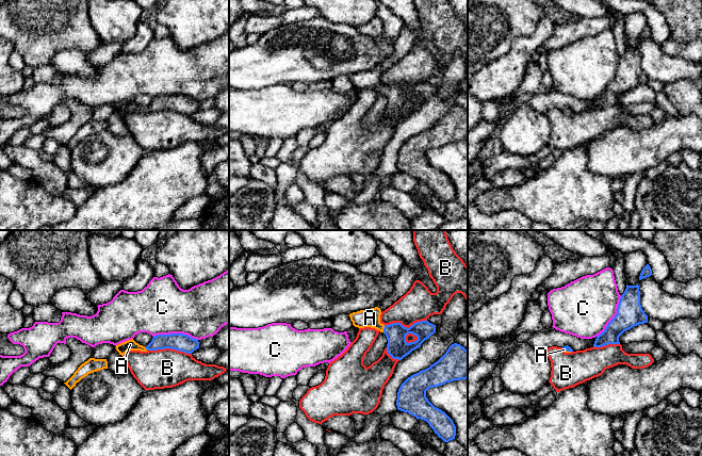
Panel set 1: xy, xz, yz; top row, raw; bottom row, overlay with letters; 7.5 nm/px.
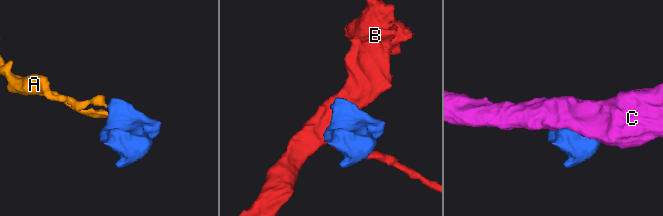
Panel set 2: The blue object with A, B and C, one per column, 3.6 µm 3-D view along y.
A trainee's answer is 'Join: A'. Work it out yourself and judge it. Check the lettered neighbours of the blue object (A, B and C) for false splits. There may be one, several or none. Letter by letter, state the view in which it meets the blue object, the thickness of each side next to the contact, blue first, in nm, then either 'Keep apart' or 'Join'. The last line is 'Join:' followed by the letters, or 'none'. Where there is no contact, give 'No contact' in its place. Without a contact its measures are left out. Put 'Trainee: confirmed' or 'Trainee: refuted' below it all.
A: Touches blue in xz. Thickness 160 nm (blue) against 140 nm. Join
B: Touches blue in xy. Thickness 130 nm (blue) against 300 nm. Keep apart
C: Touches blue in xy. Thickness 130 nm (blue) against 400 nm. Keep apart
Join: A
Trainee: confirmed

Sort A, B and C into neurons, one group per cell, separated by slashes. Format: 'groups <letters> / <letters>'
groups A / B / C

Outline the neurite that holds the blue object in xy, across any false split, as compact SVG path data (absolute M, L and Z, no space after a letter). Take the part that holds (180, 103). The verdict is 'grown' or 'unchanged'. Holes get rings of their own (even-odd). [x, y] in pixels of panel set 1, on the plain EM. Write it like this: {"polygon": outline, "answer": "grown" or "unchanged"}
{"polygon": "M170 95L154 97L146 109L140 107L132 100L116 107L115 110L121 117L129 112L147 113L165 110L172 110L179 113L184 113L186 115L192 115L194 112L199 110L199 103L197 100L193 100L187 96Z", "answer": "grown"}

